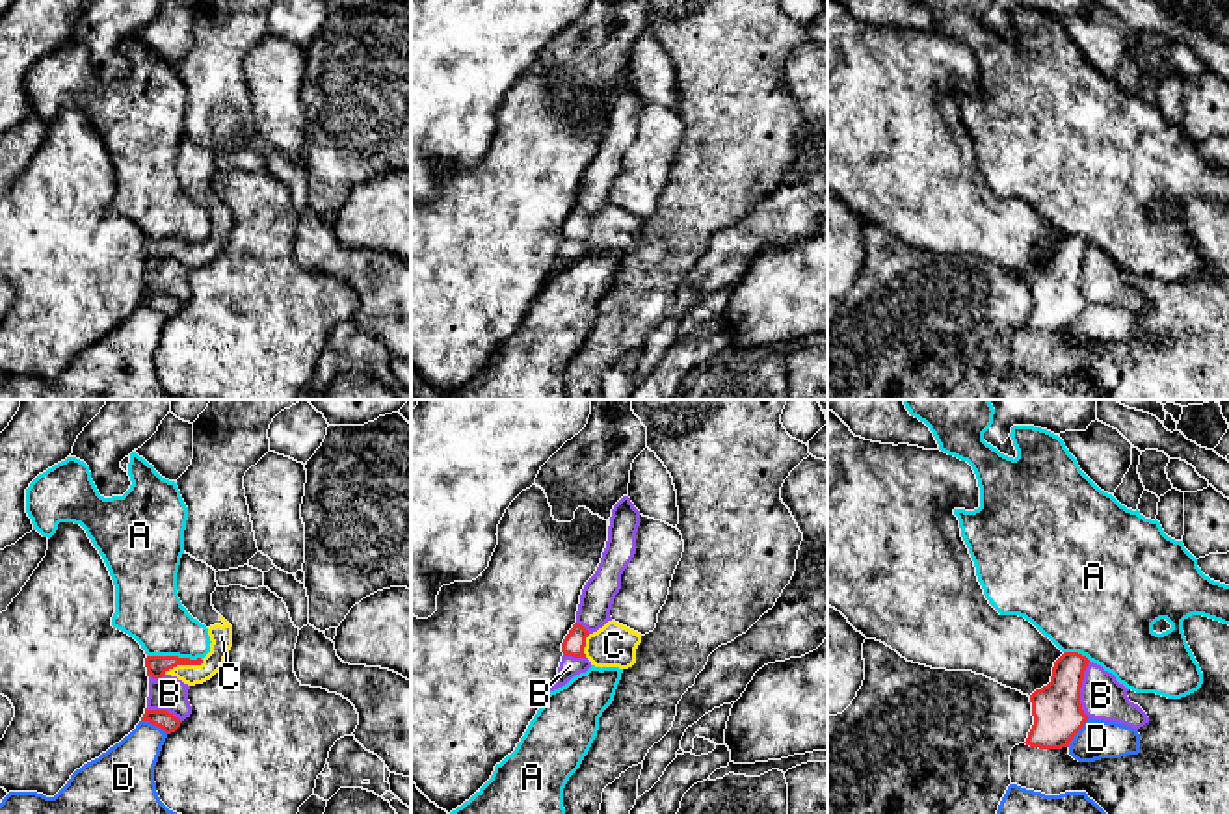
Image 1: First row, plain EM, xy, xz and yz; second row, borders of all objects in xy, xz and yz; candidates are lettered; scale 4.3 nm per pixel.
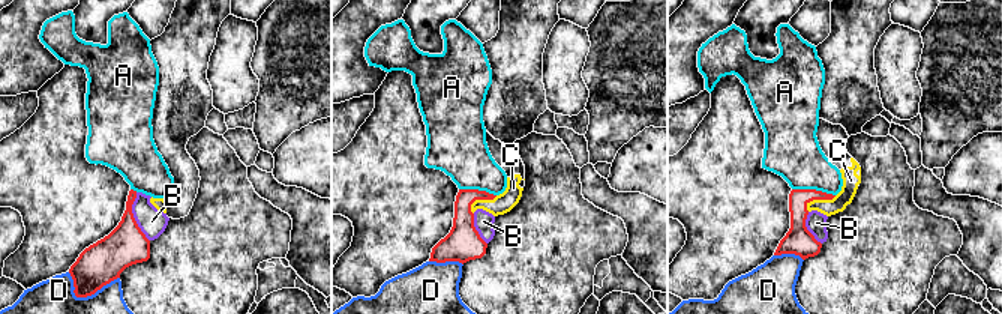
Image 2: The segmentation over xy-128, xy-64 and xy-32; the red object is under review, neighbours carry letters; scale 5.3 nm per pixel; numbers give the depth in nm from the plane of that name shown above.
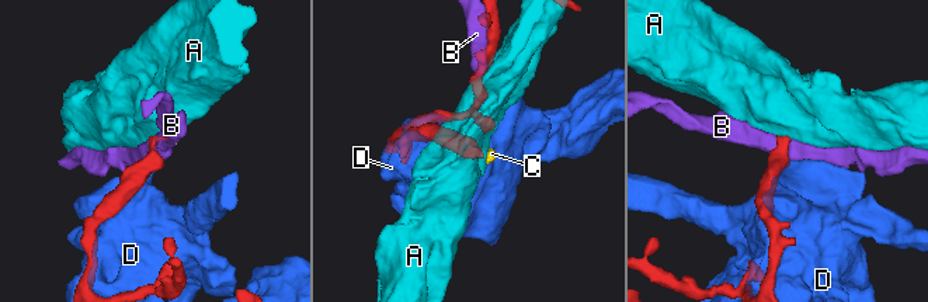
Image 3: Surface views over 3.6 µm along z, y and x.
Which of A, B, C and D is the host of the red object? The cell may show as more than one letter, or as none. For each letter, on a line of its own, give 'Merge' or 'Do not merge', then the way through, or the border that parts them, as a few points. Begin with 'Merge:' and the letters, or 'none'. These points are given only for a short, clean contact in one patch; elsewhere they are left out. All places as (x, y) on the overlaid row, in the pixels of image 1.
Merge: C
A: Do not merge. Boundary: xy (147, 655), (177, 655), (201, 660)
B: Do not merge. Boundary: yz (1090, 662), (1081, 688), (1081, 708), (1086, 716)
C: Merge. Path across: xy (157, 666), (183, 664), (203, 666), (222, 636)
D: Do not merge

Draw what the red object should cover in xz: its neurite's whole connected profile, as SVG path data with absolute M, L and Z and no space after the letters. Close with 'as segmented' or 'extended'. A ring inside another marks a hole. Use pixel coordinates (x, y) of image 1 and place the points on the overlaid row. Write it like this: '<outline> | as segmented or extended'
M608 621L602 628L589 634L575 623L562 643L563 656L588 658L595 667L628 669L636 663L636 649L641 634Z | extended

